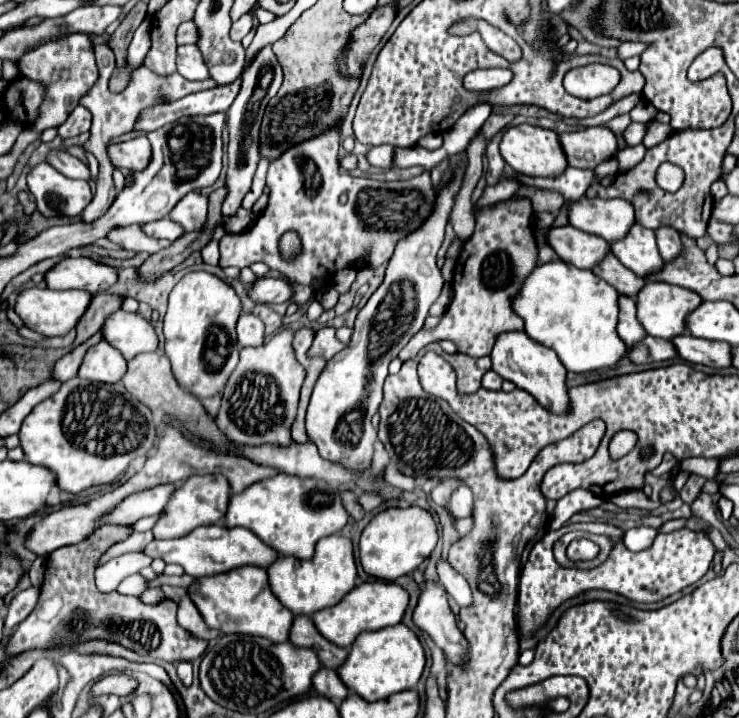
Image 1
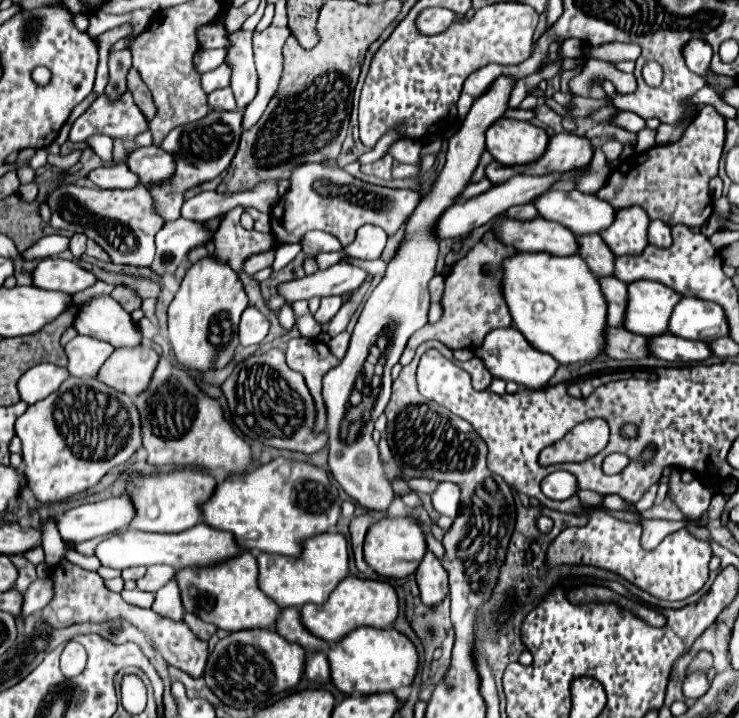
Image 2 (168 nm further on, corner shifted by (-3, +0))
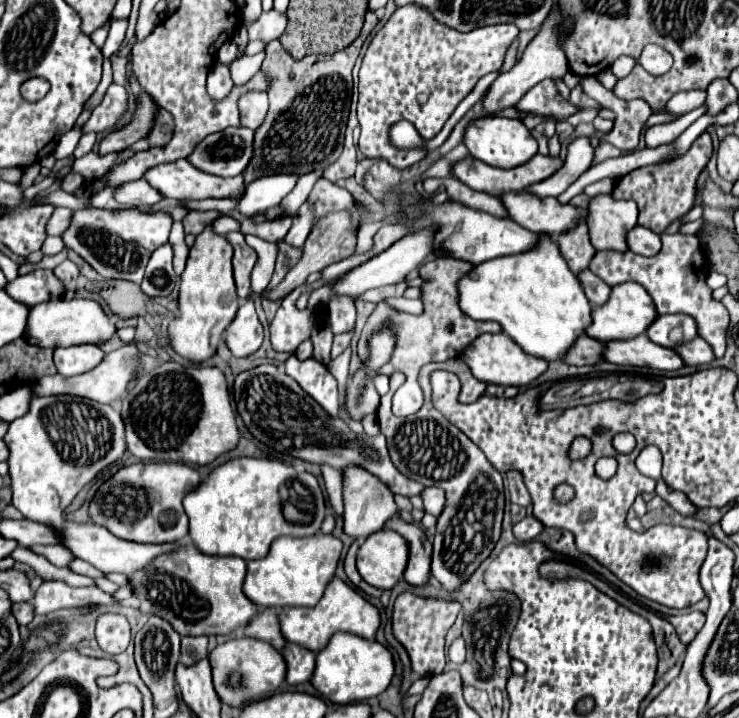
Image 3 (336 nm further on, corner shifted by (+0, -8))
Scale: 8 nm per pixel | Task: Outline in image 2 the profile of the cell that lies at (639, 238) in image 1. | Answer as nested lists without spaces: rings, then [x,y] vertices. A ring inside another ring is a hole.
[[[620,208],[616,220],[604,232],[602,240],[616,254],[640,254],[648,246],[648,214],[642,208]]]

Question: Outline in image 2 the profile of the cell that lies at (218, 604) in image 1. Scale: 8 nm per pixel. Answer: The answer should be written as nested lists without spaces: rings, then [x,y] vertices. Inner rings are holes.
[[[240,552],[216,568],[180,568],[174,574],[180,588],[184,612],[192,612],[204,622],[216,624],[216,628],[236,632],[246,628],[270,628],[278,618],[280,608],[258,588],[258,564],[252,552]]]

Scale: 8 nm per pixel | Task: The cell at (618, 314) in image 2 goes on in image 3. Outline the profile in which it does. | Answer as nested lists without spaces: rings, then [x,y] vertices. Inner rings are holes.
[[[591,270],[581,272],[579,280],[583,284],[583,290],[587,292],[587,298],[589,298],[591,306],[603,306],[609,300],[611,288],[599,276],[595,276]]]

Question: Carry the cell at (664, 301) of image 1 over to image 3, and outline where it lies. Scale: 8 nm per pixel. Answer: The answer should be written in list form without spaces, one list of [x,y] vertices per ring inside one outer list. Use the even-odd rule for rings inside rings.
[[[625,282],[625,284],[617,284],[611,290],[609,300],[601,306],[593,310],[593,324],[587,328],[587,336],[593,336],[597,340],[631,340],[635,336],[641,336],[647,332],[647,328],[655,322],[657,308],[653,308],[653,298],[647,294],[647,290],[637,284],[637,282]]]

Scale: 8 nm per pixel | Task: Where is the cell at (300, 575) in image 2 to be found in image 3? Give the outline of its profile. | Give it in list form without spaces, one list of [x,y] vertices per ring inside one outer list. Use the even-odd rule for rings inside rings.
[[[317,534],[309,538],[277,538],[263,560],[247,564],[243,584],[245,596],[259,608],[285,608],[285,606],[313,606],[321,600],[329,580],[335,576],[341,558],[343,542],[333,534]]]

